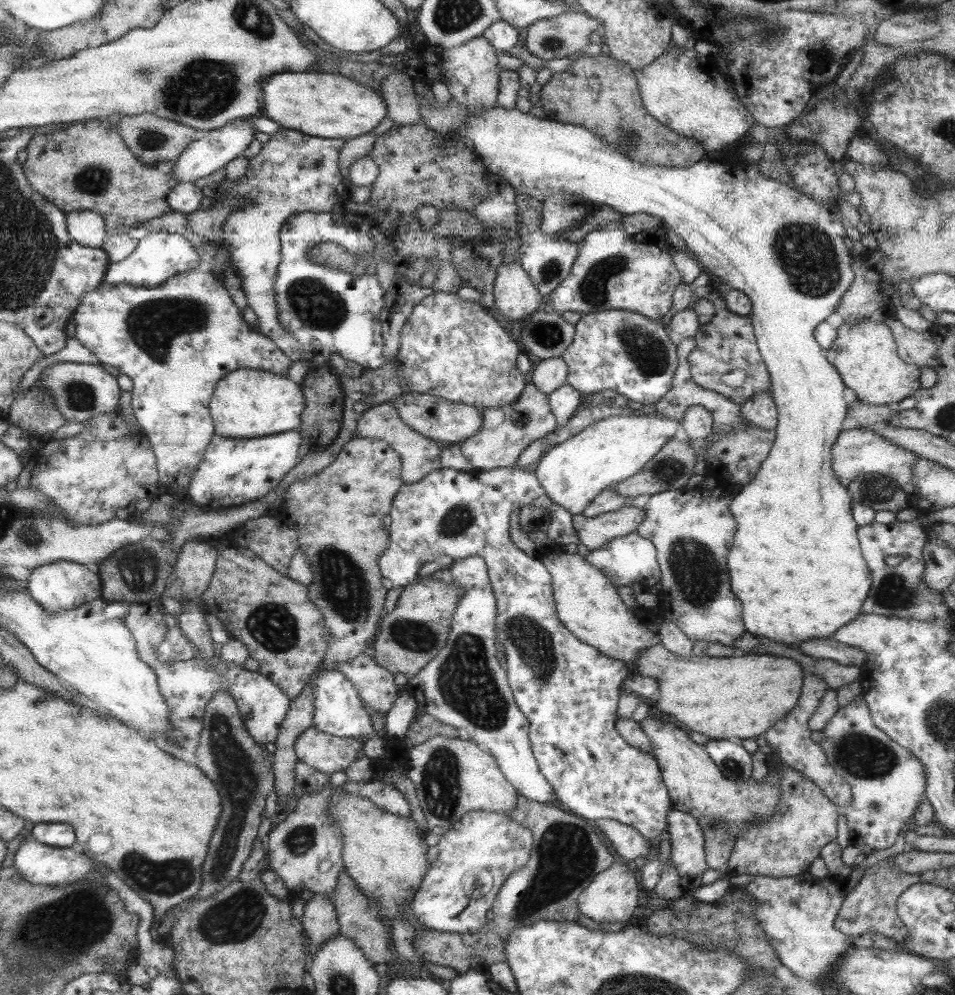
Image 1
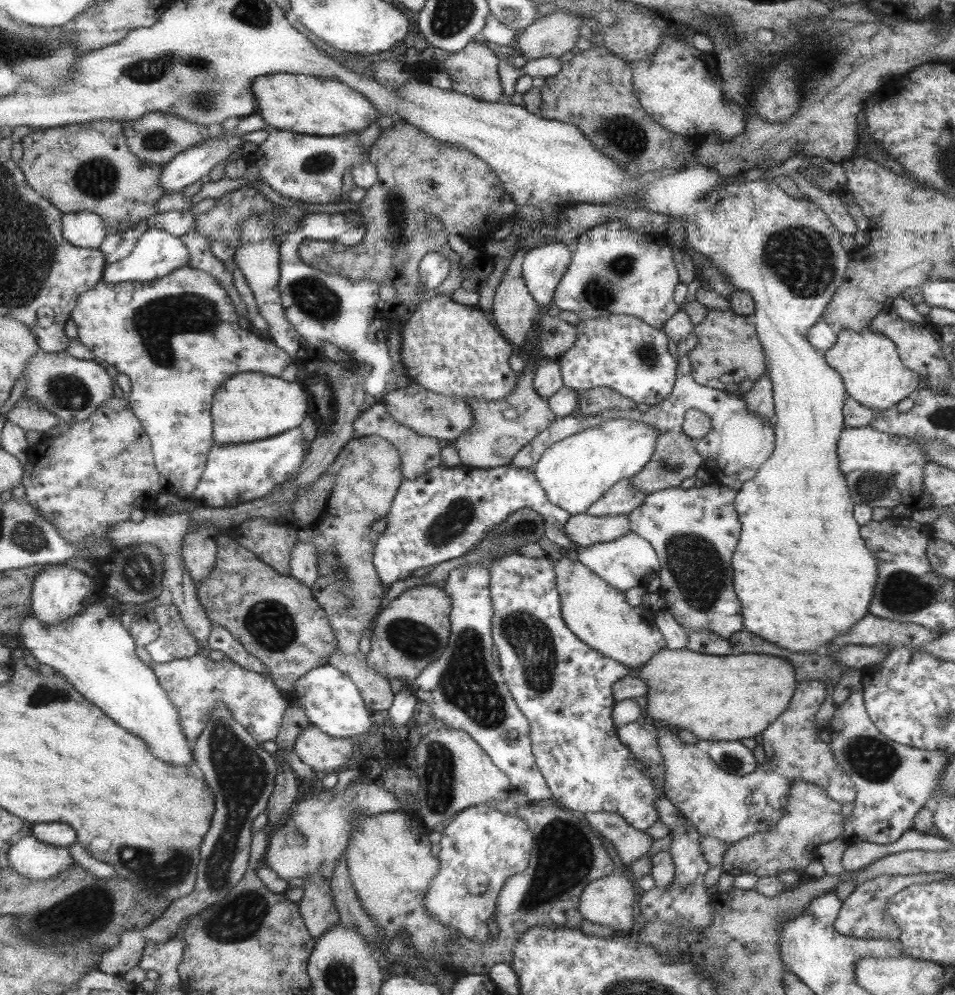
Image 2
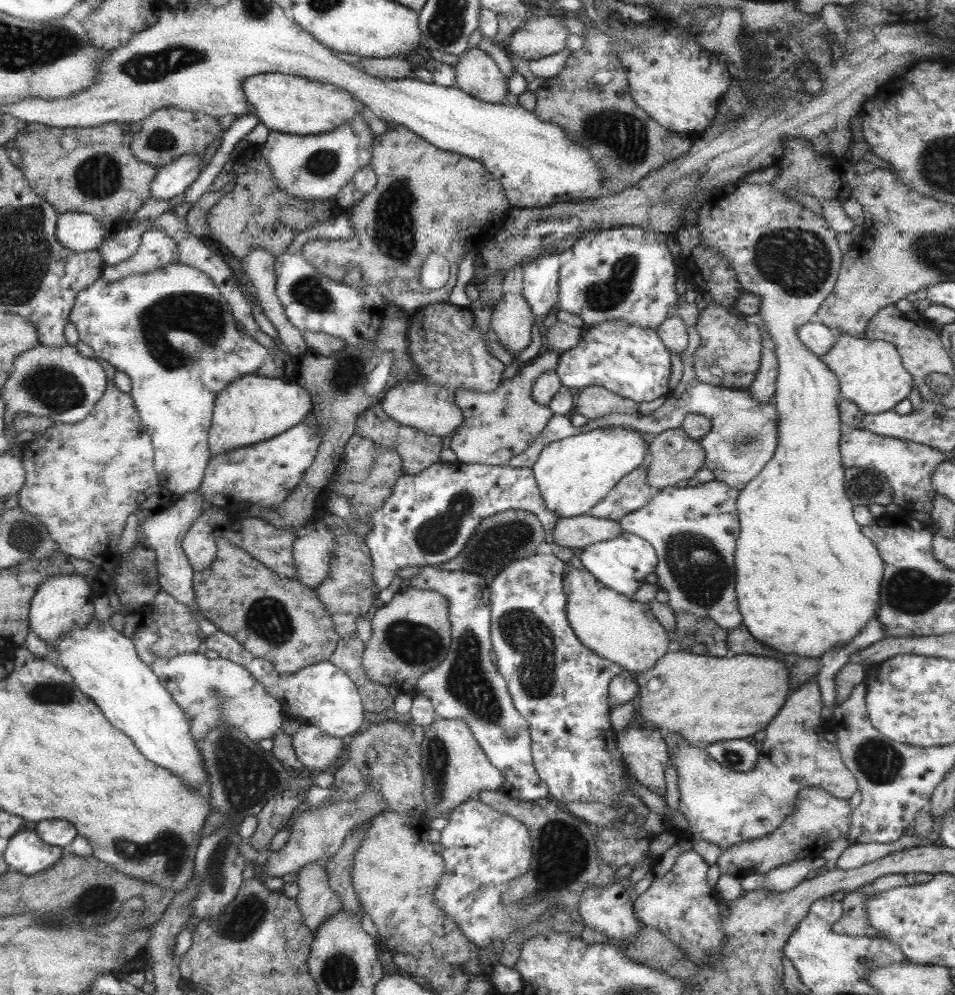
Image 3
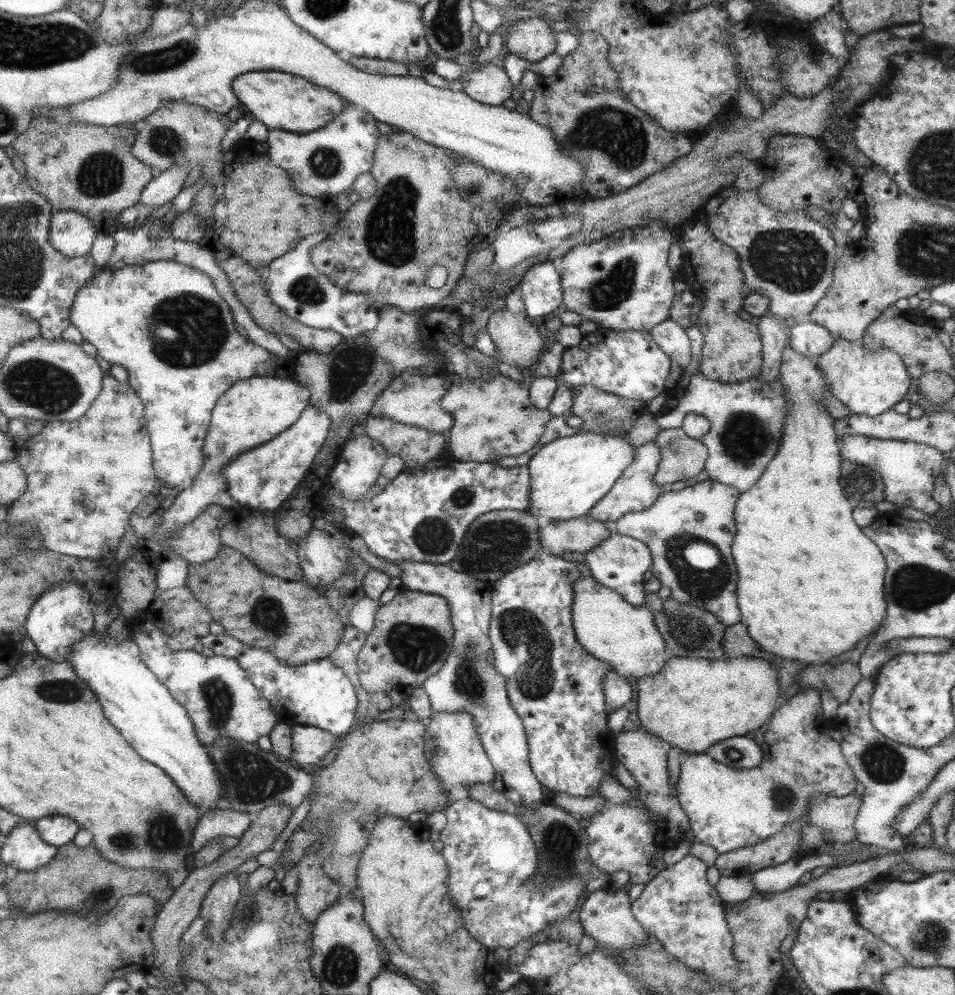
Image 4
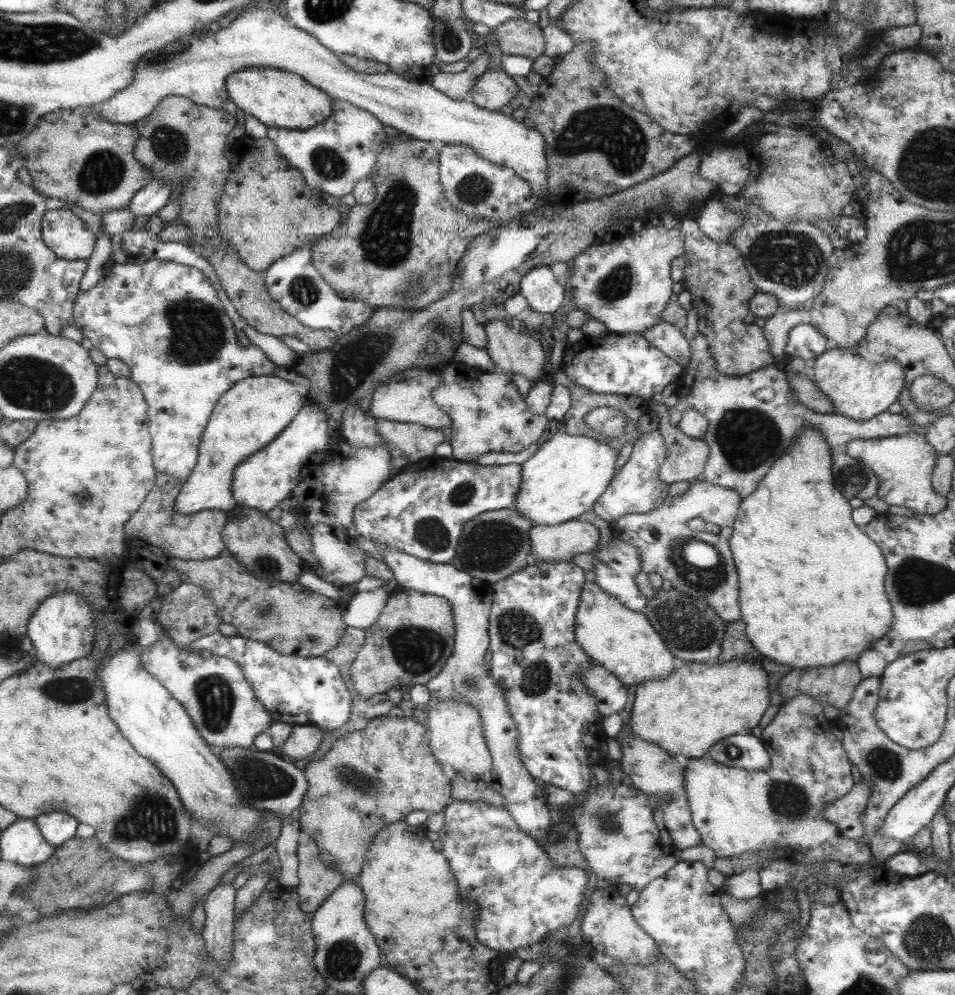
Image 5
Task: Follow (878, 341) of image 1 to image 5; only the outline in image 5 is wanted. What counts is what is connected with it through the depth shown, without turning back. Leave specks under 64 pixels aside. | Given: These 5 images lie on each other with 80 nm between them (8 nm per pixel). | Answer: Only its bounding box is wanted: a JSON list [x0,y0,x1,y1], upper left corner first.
[811,347,904,421]

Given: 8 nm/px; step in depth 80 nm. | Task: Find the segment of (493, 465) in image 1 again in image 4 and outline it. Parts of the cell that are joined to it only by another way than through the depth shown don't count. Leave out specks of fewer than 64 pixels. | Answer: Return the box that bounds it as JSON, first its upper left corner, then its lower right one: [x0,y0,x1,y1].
[440,344,564,463]

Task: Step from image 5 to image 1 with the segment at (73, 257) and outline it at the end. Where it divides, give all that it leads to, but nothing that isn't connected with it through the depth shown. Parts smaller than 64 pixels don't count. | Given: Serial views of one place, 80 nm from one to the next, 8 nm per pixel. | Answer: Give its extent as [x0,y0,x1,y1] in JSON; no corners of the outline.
[68,210,109,249]

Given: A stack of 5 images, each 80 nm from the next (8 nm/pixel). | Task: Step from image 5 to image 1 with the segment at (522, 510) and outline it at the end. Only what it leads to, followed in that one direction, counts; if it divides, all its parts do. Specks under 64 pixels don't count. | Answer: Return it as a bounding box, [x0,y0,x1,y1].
[533,415,678,515]

